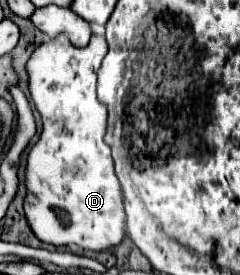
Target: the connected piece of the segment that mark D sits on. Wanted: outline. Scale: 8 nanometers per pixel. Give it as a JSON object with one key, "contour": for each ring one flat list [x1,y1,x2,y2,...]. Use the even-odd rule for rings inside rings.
{"contour":[[61,33,55,39,37,45,25,65,27,75,29,75,29,93,35,103,35,109,41,115,43,131,27,155,27,169,25,169,27,193,23,199,23,211,25,211,25,219,31,231,43,243,51,243,57,247,75,245,75,247,91,249,91,251,107,251,107,249,119,247,123,239,127,237,125,233,127,215,123,209,123,191,113,169,111,147,103,141,105,131,107,131,107,107,87,107,87,111,81,109,85,107,85,91,95,91,97,71,101,67,105,53,107,53,107,41,105,37,97,33,91,35,85,47,75,47,69,41,69,37],[83,115,87,117,87,123,81,121],[49,183,53,185,51,185,51,191,47,193]]}

